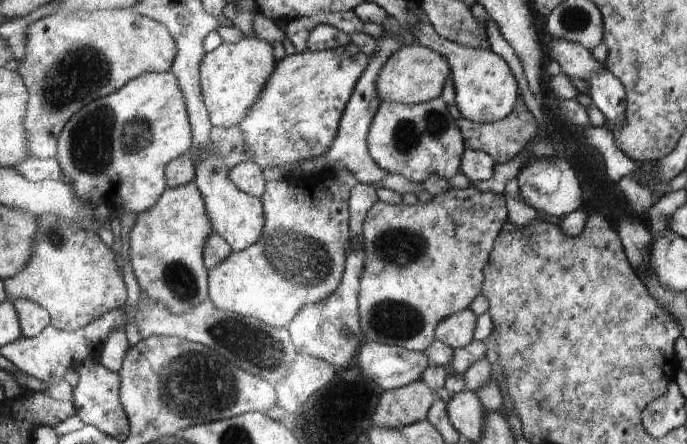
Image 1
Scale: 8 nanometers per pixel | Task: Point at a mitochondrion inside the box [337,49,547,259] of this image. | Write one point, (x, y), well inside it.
(410, 134)

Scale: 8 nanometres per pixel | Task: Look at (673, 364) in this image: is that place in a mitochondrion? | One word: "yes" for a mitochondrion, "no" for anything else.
no

